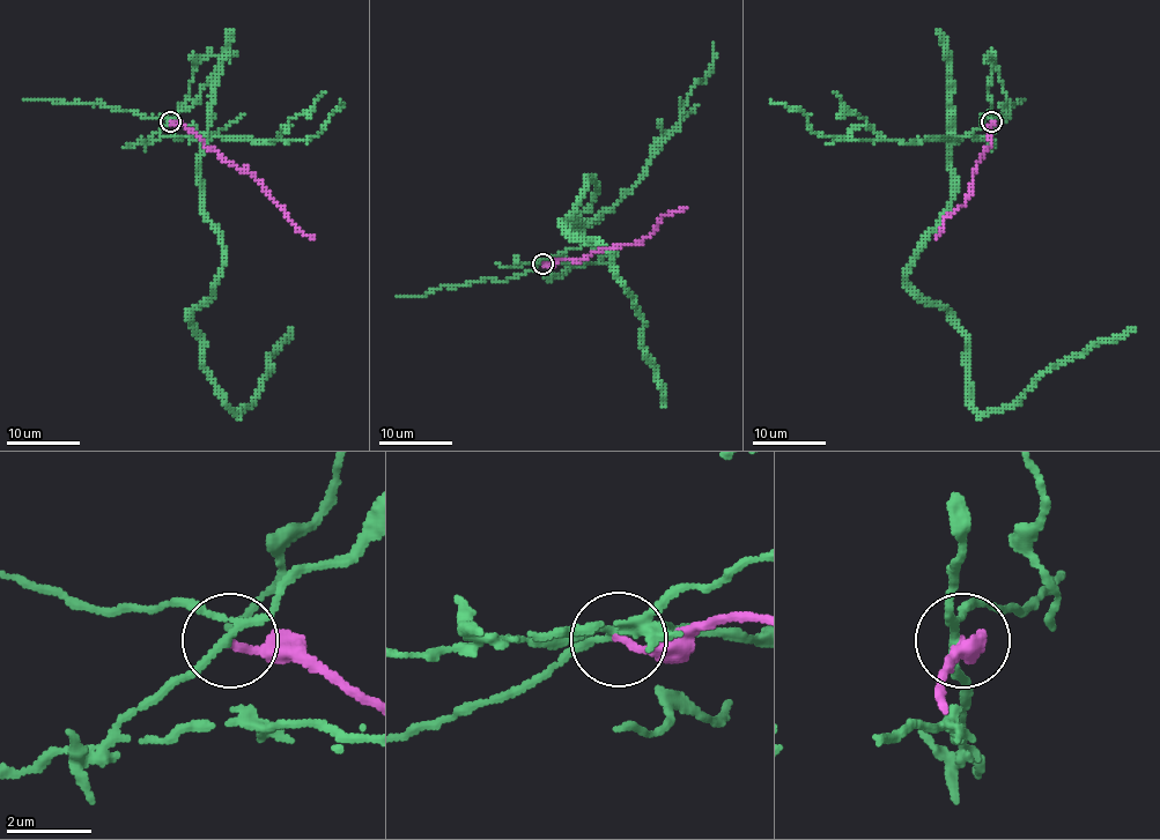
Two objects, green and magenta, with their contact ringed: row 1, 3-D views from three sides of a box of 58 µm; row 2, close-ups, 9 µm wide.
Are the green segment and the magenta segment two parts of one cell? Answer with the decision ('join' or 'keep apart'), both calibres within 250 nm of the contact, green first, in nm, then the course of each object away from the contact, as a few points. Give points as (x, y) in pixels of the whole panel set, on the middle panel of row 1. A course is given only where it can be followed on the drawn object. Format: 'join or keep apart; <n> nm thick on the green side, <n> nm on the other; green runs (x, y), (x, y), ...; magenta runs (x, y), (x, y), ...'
keep apart; 150 nm thick on the green side, 170 nm on the other; green runs (542, 262), (524, 264), (585, 242), (570, 223), (595, 198), (590, 178), (564, 225), (611, 254), (664, 407); magenta runs (542, 264), (577, 262), (611, 247), (640, 244), (664, 216), (686, 207)

